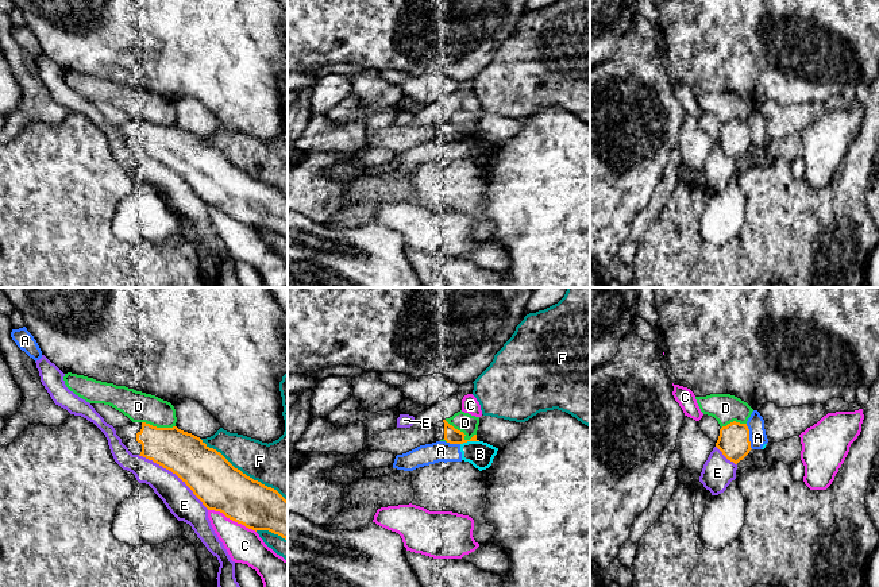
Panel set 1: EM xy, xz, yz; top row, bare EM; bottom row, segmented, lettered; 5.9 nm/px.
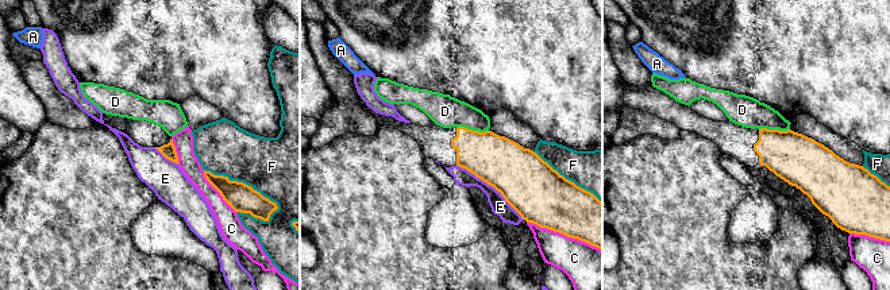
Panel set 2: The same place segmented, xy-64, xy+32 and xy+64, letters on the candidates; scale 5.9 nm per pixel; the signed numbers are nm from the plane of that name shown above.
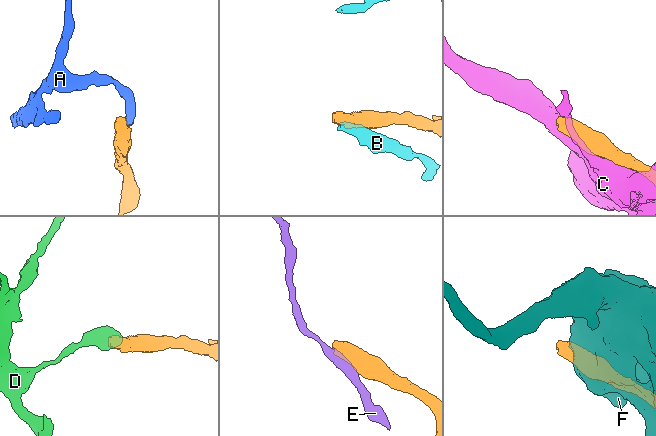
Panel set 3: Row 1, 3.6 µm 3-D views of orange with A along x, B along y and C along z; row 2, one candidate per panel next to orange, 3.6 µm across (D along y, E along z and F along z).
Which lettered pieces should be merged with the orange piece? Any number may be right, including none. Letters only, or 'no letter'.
no letter

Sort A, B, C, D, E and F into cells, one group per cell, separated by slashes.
A B / C / D / E / F

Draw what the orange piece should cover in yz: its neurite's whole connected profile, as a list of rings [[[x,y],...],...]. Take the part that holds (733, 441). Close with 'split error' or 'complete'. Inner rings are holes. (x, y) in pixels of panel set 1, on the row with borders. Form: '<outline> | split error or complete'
[[[730,422],[720,429],[720,436],[716,447],[722,452],[722,455],[737,464],[743,460],[751,448],[749,429],[747,424]]] | complete

